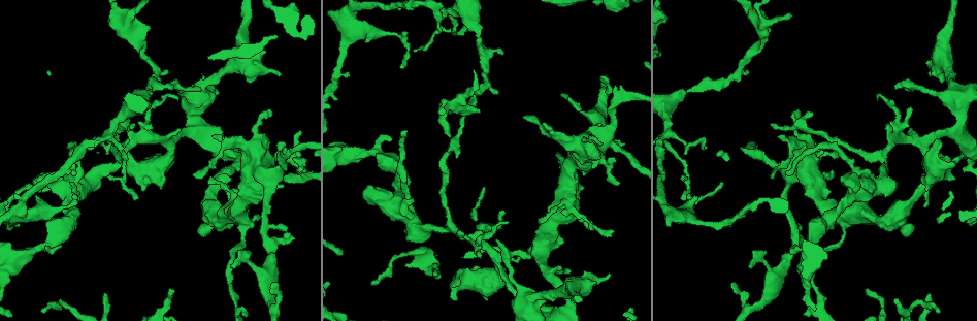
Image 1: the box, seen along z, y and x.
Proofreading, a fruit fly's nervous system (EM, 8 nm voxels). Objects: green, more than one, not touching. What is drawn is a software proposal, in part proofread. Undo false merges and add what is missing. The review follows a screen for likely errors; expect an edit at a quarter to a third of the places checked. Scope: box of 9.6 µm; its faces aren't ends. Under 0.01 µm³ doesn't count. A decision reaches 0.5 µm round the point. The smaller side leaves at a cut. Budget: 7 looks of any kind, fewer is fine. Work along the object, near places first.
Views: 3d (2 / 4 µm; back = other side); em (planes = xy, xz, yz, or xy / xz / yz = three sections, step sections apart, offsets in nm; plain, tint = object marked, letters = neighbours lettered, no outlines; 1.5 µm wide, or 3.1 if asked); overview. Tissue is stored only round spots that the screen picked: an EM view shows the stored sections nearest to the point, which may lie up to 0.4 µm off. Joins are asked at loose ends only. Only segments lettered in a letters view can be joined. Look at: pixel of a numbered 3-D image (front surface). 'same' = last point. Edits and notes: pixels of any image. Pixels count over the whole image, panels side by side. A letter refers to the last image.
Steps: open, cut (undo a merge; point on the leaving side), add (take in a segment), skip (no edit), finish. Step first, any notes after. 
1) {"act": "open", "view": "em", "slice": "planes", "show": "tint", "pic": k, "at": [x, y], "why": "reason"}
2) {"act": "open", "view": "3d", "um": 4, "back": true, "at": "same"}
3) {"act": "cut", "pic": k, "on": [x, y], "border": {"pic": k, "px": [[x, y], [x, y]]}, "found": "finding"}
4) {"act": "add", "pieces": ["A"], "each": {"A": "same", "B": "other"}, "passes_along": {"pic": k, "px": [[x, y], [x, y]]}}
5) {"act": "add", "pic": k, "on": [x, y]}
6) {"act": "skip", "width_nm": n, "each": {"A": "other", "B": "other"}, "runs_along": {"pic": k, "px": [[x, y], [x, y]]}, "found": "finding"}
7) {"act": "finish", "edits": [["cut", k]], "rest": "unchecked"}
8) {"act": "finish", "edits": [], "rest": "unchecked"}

{"act": "open", "view": "em", "slice": "planes", "show": "letters", "pic": 1, "at": [371, 285]}

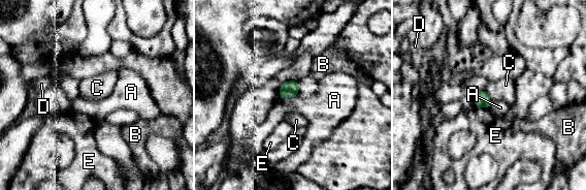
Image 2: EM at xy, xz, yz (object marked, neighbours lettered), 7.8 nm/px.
{"act": "skip", "each": {"A": "other", "B": "other", "C": "other", "D": "other", "E": "other"}, "border": {"pic": 2, "px": [[485, 90], [492, 100]]}, "found": "no lettered segment goes on from it"}

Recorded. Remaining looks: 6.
{"act": "open", "view": "em", "slice": "planes", "show": "letters", "pic": 1, "at": [909, 129]}

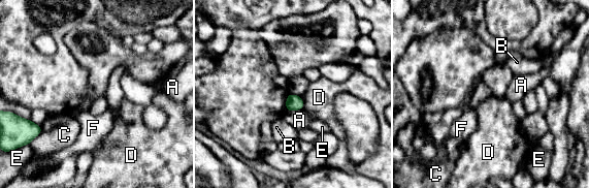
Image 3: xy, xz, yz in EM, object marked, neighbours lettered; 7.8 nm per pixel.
{"act": "skip", "width_nm": 120, "each": {"A": "other", "B": "other", "C": "other", "D": "other", "E": "other", "F": "other"}, "border": {"pic": 3, "px": [[301, 97], [303, 108]]}, "found": "no lettered segment goes on from it"}

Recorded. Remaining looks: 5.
{"act": "open", "view": "em", "slice": "yz", "step": 4, "show": "tint", "pic": 1, "at": [576, 108], "why": "abrupt turn"}

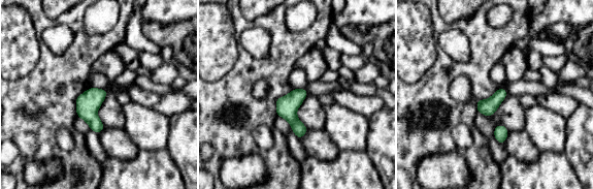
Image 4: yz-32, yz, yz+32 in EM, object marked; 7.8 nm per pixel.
{"act": "open", "view": "em", "slice": "planes", "show": "letters", "at": "same", "why": "another direction"}

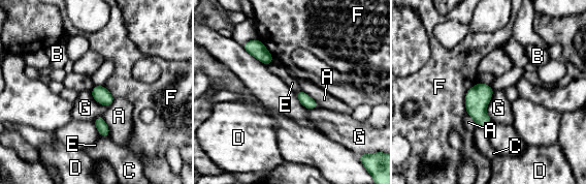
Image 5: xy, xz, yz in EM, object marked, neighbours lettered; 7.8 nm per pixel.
{"act": "skip", "width_nm": 120, "each": {"A": "other", "B": "other", "C": "other", "D": "other", "E": "other", "F": "other", "G": "other"}, "border": {"pic": 5, "px": [[494, 91], [486, 109], [490, 121]]}, "found": "continuous, no second neuron"}

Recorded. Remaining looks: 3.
{"act": "finish", "edits": [], "rest": "unchecked"}

